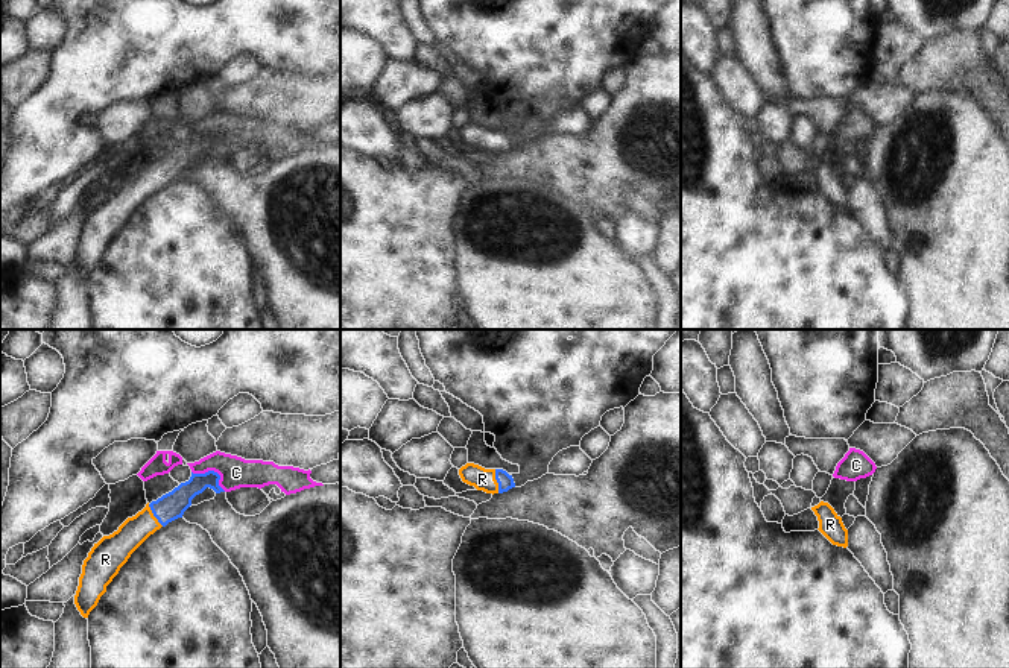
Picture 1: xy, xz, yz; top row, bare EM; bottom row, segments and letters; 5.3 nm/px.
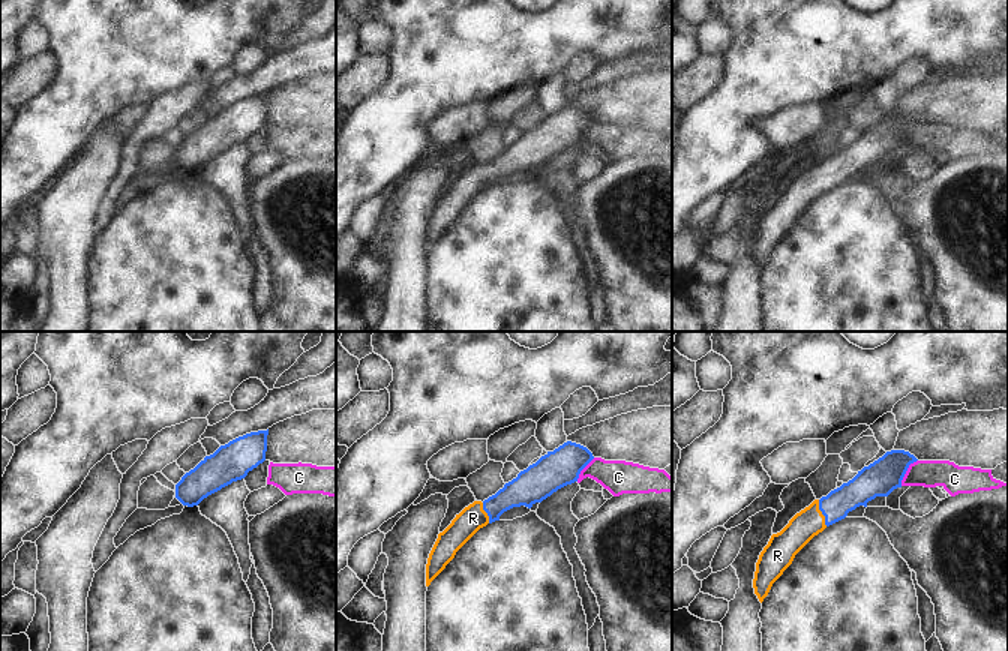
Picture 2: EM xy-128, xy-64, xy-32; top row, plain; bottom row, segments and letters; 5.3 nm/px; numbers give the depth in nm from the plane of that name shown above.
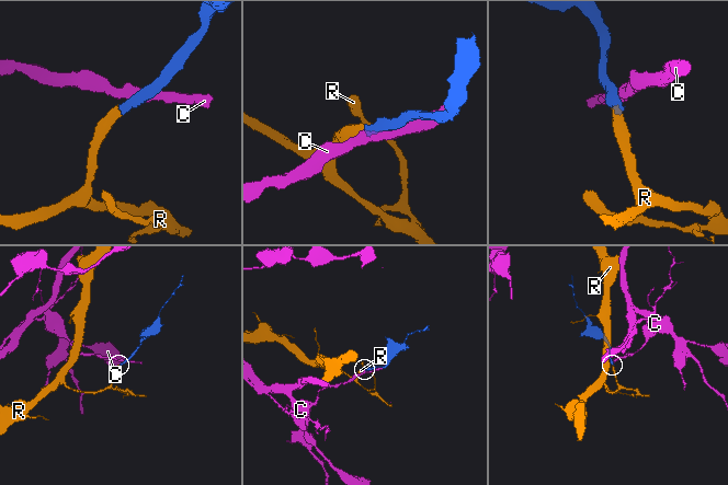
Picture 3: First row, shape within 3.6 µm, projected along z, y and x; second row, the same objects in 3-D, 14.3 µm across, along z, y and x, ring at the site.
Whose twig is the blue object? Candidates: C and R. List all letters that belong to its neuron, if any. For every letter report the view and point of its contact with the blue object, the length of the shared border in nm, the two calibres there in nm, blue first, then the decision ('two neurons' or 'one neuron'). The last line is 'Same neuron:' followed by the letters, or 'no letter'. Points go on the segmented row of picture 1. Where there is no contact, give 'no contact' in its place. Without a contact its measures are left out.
C: meets blue in xy at (213, 471); contact 220 nm long; 130 nm thick on the blue side, 170 nm on the other; two neurons
R: meets blue in xz at (497, 482); contact 130 nm long; 80 nm thick on the blue side, 120 nm on the other; one neuron
Same neuron: R

